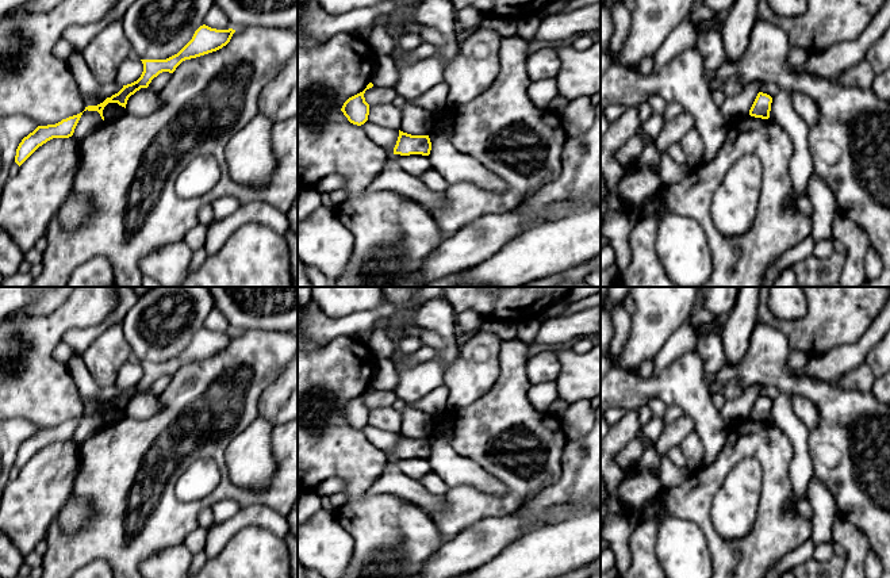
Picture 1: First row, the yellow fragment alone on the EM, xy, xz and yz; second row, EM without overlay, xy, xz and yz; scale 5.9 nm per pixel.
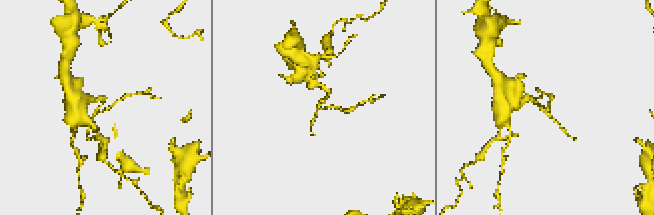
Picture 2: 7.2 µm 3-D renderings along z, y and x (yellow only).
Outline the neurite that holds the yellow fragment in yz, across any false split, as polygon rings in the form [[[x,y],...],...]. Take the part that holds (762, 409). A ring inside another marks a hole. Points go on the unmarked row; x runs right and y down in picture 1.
[[[759,395],[751,413],[749,418],[755,421],[768,422],[771,414],[772,401],[767,397]]]

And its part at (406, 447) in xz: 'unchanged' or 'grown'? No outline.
unchanged

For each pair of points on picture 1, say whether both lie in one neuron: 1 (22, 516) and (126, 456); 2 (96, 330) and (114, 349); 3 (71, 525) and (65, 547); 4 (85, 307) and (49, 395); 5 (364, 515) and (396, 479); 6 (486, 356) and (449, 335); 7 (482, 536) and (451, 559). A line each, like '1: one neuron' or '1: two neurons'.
1: two neurons
2: two neurons
3: two neurons
4: one neuron
5: two neurons
6: two neurons
7: one neuron

